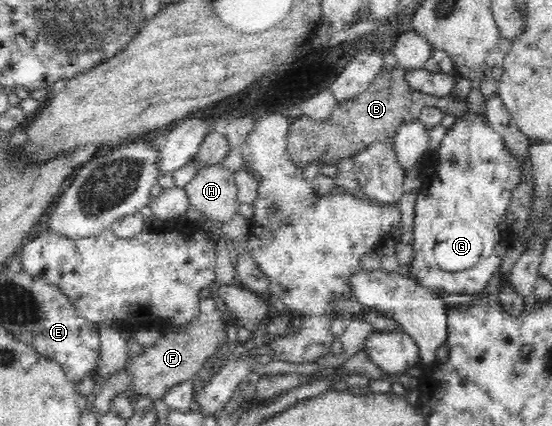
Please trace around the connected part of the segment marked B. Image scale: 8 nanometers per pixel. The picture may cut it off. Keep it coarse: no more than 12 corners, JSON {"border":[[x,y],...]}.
{"border":[[383,67],[329,118],[289,125],[299,170],[337,165],[435,106],[457,119],[467,96],[425,94]]}

